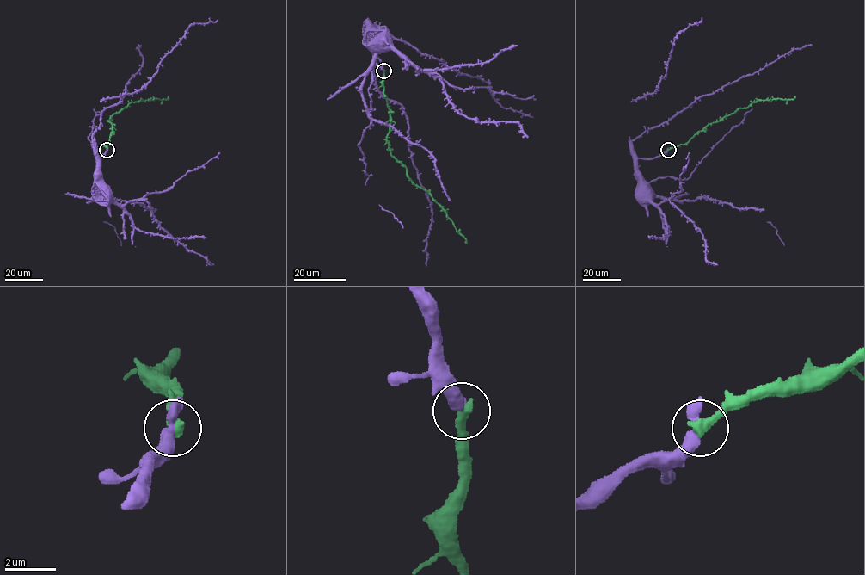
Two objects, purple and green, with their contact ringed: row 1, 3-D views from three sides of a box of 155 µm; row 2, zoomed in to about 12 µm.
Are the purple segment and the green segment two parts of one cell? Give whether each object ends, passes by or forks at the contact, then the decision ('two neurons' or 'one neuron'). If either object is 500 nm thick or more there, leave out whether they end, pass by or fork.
one neuron

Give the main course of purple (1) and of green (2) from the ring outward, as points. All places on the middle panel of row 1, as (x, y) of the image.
1: (383, 71), (372, 43), (374, 30), (377, 34), (381, 44), (374, 38), (368, 40), (368, 37)
2: (383, 71), (383, 95), (389, 111), (387, 142), (391, 155), (406, 168), (407, 176), (443, 209), (466, 243)

